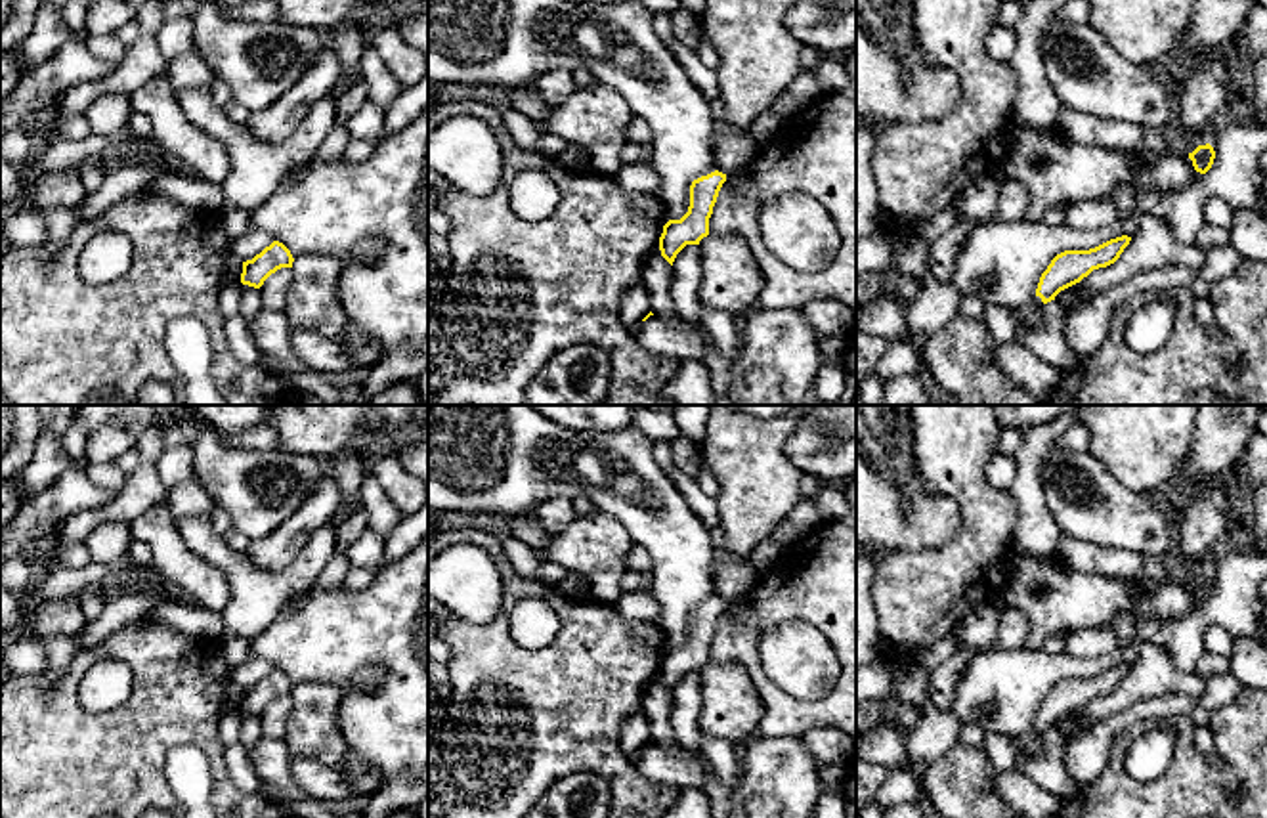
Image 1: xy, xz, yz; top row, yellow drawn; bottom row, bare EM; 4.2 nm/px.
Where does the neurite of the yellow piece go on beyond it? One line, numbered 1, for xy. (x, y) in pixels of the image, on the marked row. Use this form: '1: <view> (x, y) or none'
1: none

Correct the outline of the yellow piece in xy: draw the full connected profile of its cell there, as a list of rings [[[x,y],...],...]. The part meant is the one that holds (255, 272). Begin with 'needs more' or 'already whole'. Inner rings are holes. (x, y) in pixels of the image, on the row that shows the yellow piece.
already whole; [[[273,241],[252,260],[243,262],[241,283],[260,289],[271,273],[281,268],[292,268],[292,262],[290,250],[283,243]]]

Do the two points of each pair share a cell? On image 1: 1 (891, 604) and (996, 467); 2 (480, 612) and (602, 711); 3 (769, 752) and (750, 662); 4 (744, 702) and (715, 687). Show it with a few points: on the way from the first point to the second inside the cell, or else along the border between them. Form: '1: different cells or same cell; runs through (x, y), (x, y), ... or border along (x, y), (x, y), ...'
1: different cells; border along (996, 452), (985, 471), (985, 478), (1008, 492)
2: different cells; border along (501, 576), (501, 606), (490, 622), (455, 618)
3: different cells; border along (757, 734), (799, 738)
4: same cell; runs through (736, 702), (723, 692)

